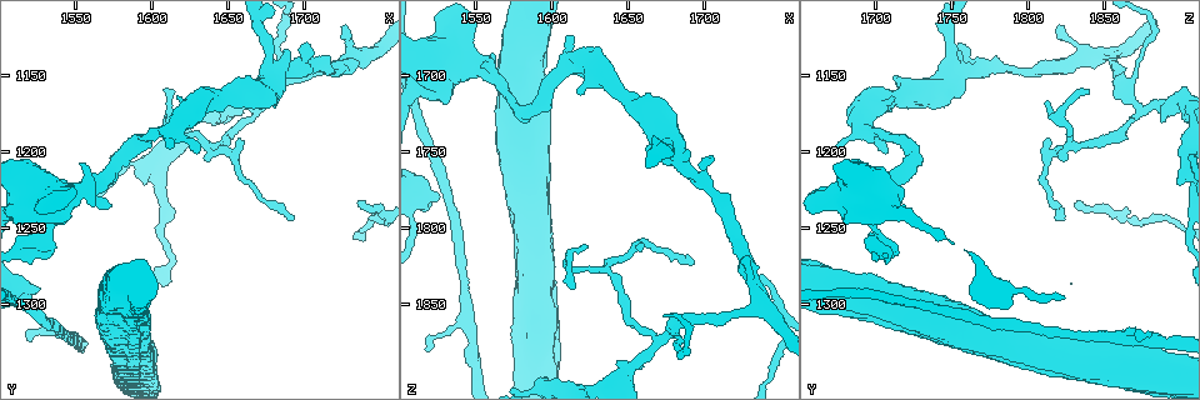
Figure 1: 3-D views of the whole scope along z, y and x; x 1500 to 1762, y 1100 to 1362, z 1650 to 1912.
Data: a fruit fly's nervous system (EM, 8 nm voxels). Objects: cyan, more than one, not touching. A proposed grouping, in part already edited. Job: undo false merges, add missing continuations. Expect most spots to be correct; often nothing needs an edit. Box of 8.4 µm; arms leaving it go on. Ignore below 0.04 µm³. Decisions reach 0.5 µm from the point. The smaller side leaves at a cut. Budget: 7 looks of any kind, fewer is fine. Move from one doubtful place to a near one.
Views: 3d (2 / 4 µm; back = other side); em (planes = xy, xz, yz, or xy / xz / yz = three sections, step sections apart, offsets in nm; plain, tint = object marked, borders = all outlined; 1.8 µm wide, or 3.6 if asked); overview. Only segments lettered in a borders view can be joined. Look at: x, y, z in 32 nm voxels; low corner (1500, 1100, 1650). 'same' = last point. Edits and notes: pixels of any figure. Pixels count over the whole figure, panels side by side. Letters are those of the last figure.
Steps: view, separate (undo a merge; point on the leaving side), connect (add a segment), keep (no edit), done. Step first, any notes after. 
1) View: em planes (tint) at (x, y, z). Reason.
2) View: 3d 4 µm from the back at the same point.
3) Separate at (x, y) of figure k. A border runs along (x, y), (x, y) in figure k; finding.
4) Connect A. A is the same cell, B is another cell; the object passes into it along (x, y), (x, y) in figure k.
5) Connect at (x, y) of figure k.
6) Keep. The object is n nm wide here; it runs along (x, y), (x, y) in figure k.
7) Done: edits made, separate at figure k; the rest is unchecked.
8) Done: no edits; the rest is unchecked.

View: em xz step 4 (tint) at (1524, 1286, 1778). Free end.

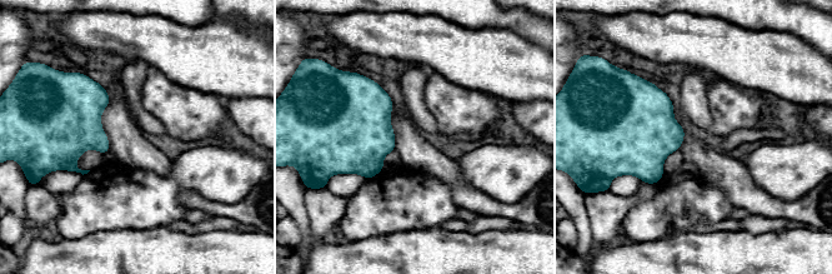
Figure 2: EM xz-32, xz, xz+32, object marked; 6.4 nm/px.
View: em planes (borders) at the same point. Another direction.

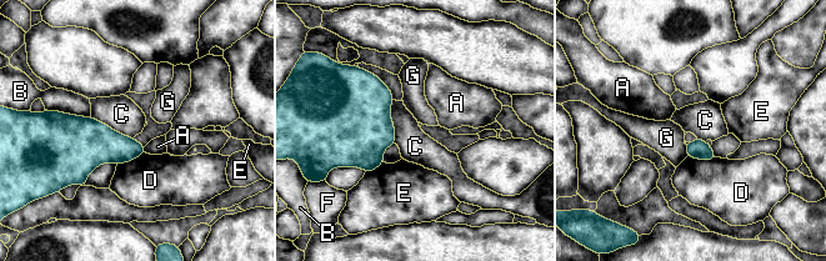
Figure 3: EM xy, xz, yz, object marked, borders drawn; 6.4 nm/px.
Keep. A, B, C, D, E, F and G are other cells; a border runs along (393, 100), (390, 119), (395, 142) in figure 3; no lettered segment goes on from it.

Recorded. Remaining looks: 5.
View: em 3.6 µm planes (borders) at (1558, 1224, 1696). Thick turns thin.

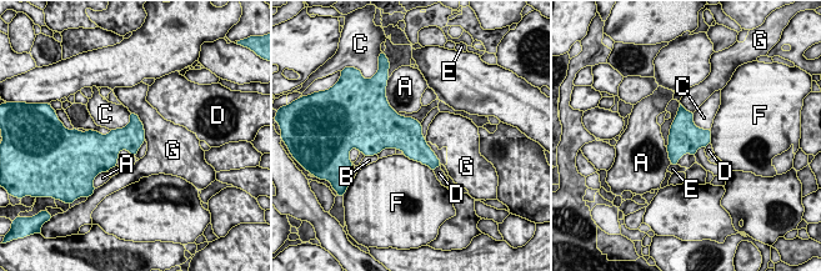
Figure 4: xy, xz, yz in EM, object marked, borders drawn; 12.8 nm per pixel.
Keep. A, B, C, D, E, F and G are other cells; a border runs along (130, 113), (124, 126), (110, 130) in figure 4; continuous, no second cell.

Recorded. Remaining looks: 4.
View: 3d 2 µm at (1684, 1154, 1860). Three arms meet.

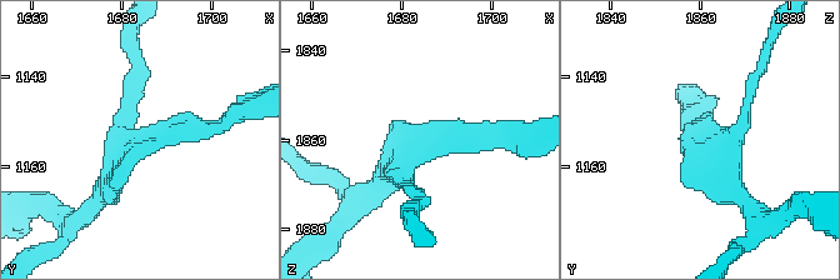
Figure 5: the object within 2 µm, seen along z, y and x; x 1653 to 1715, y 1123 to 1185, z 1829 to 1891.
View: em 3.6 µm planes (tint) at (1685, 1153, 1862). 3 arms meet here; shape alone is not enough.

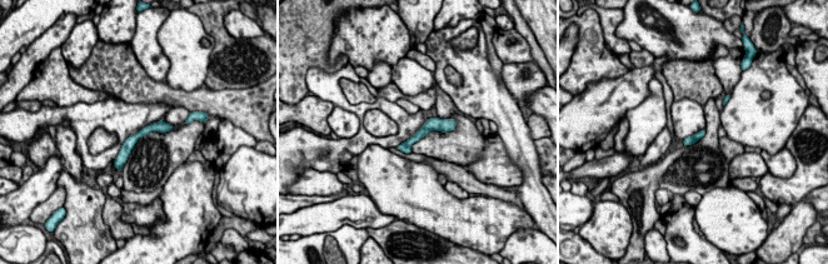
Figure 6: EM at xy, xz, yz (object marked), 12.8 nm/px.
View: em 3.6 µm planes (borders) at the same point. What lies round it.

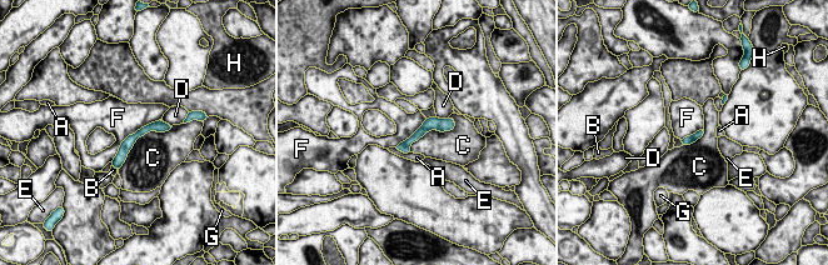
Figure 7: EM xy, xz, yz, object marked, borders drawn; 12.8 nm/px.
Keep. A, B, C, D, E, F, G and H are other cells; it runs along (165, 126), (139, 133), (118, 164) in figure 7; one cell here.

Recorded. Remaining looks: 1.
Done: no edits; the rest is unchecked.

